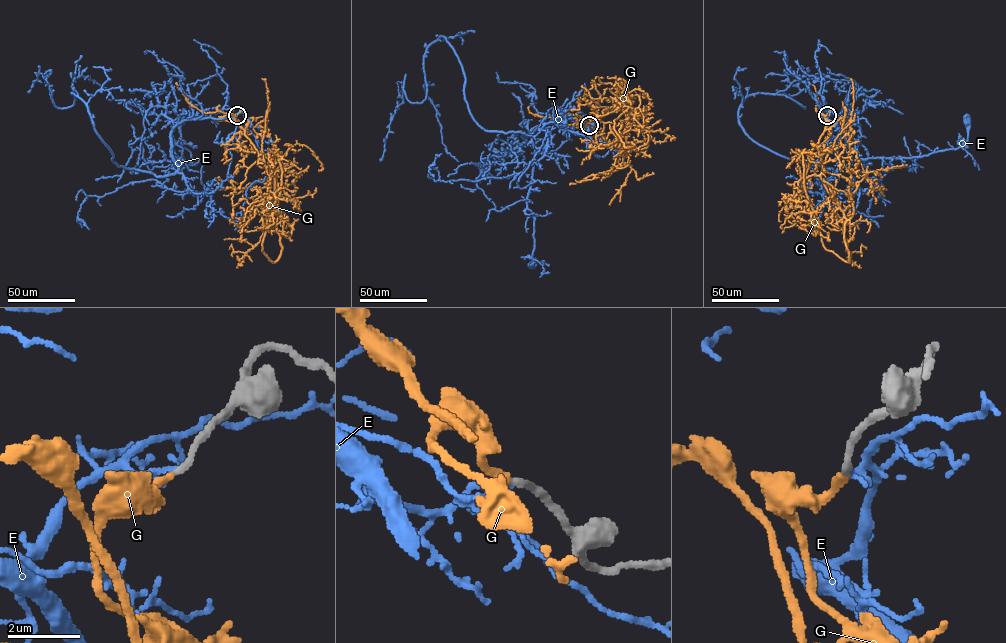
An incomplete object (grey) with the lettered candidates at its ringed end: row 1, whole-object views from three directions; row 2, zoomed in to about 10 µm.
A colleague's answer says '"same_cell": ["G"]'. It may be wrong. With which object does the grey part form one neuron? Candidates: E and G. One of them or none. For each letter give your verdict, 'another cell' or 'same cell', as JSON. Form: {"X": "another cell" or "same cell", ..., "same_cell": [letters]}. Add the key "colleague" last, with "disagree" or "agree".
{"E": "another cell", "G": "same cell", "same_cell": ["G"], "colleague": "agree"}

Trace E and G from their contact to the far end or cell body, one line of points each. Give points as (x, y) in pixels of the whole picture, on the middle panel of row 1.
E: (589, 125), (565, 118), (524, 133), (534, 149), (527, 207), (535, 218), (531, 265)
G: (589, 125), (620, 103), (632, 106), (635, 118), (624, 120), (620, 140), (626, 150), (622, 162), (569, 183)

